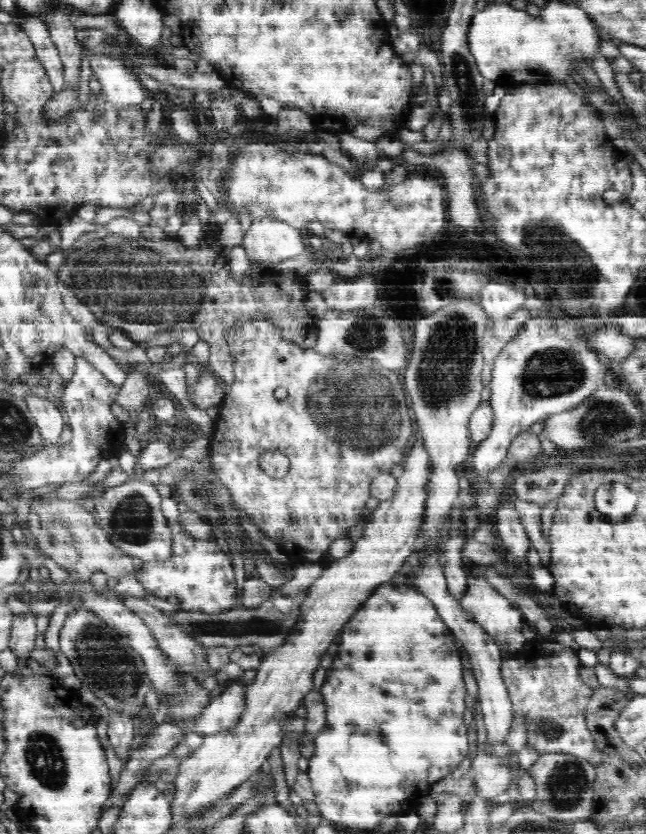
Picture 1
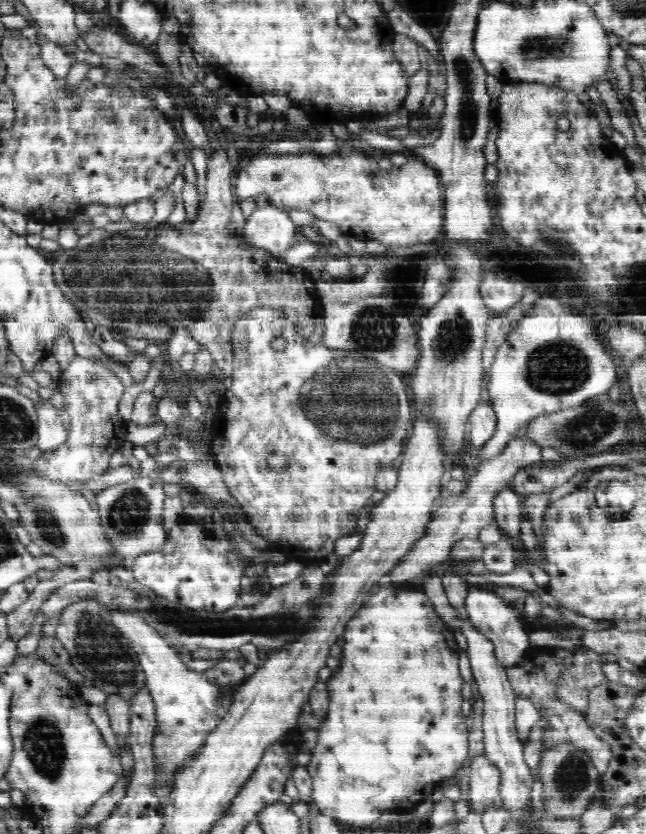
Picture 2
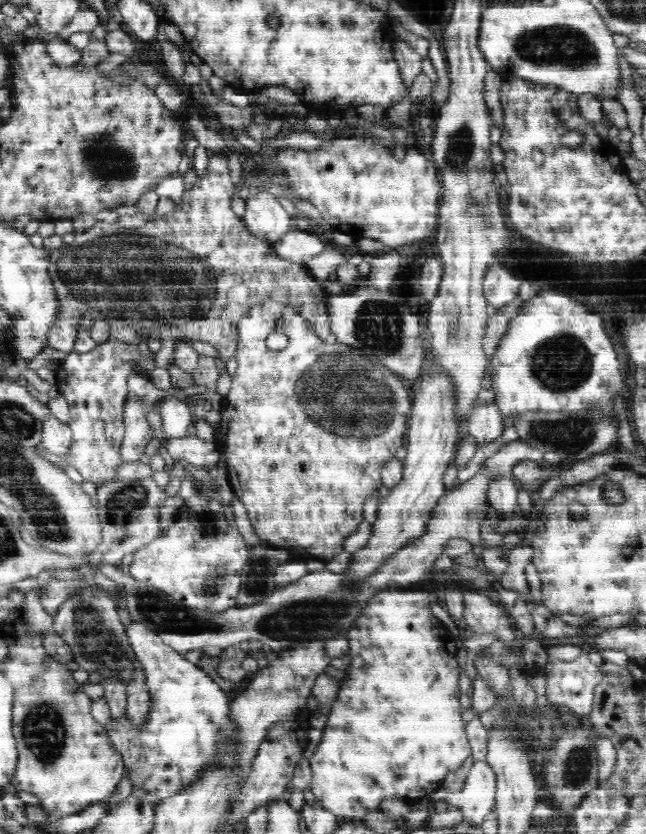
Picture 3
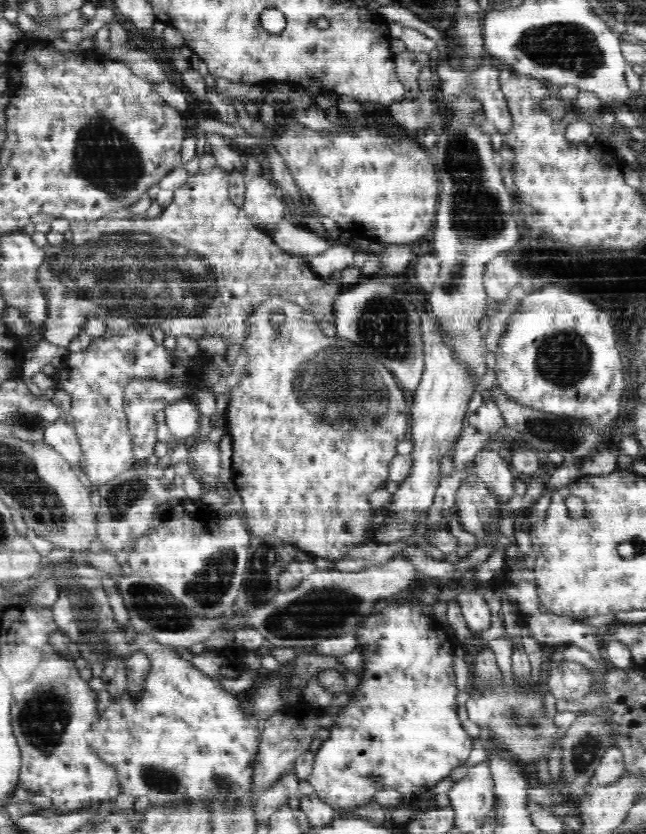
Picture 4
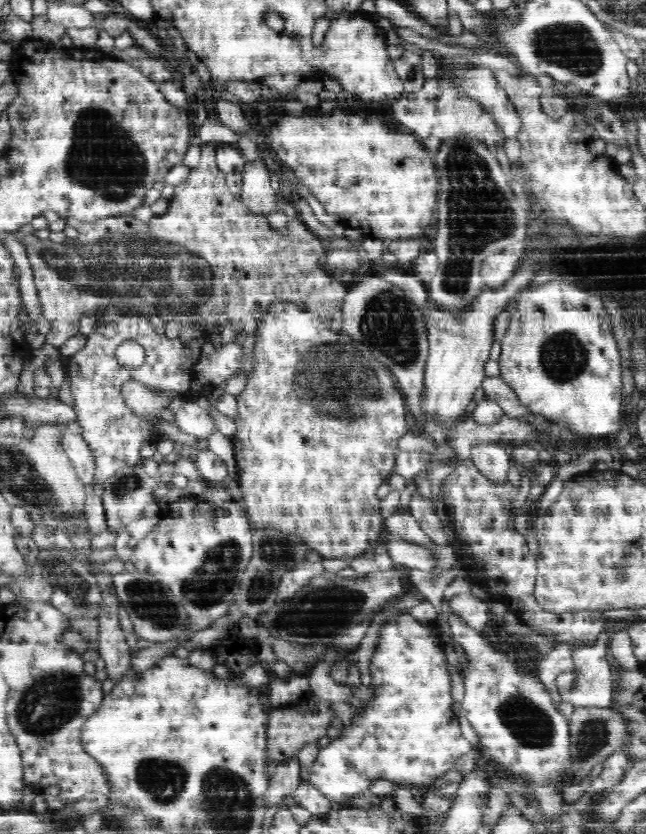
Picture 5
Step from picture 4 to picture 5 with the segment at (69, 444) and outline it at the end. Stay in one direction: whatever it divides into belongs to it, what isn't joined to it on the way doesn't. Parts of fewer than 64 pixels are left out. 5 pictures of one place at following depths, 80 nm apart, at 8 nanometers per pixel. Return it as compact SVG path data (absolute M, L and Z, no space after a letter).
M58 423L57 427L61 432L60 444L74 465L76 474L80 477L84 488L90 483L93 484L97 468L95 468L95 460L89 444L82 438L81 434L70 433L66 425Z

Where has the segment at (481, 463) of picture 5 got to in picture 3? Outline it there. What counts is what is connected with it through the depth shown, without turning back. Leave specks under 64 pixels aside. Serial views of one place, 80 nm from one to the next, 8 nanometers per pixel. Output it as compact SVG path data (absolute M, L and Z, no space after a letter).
M492 478L488 488L489 504L493 512L497 511L500 519L510 520L516 512L518 489L519 486L513 478Z

